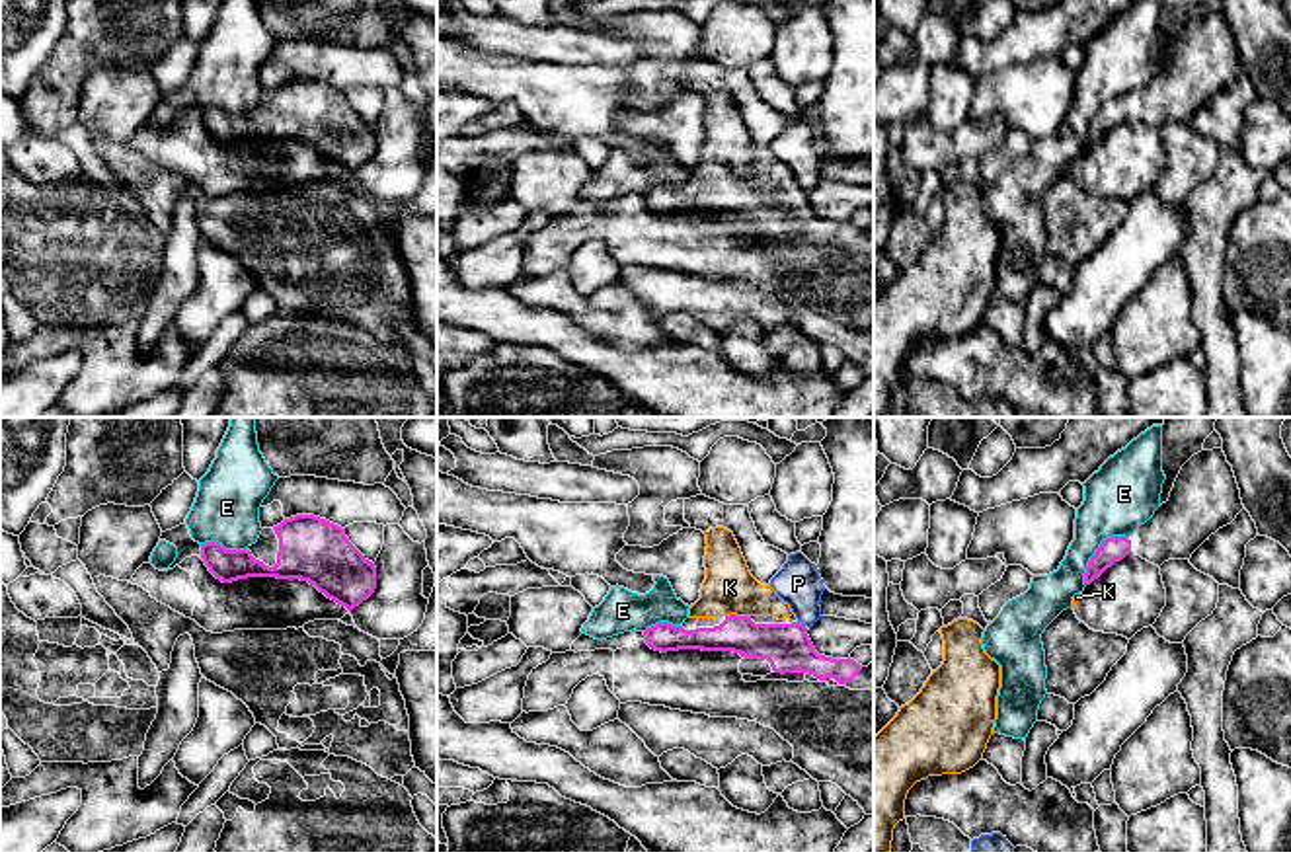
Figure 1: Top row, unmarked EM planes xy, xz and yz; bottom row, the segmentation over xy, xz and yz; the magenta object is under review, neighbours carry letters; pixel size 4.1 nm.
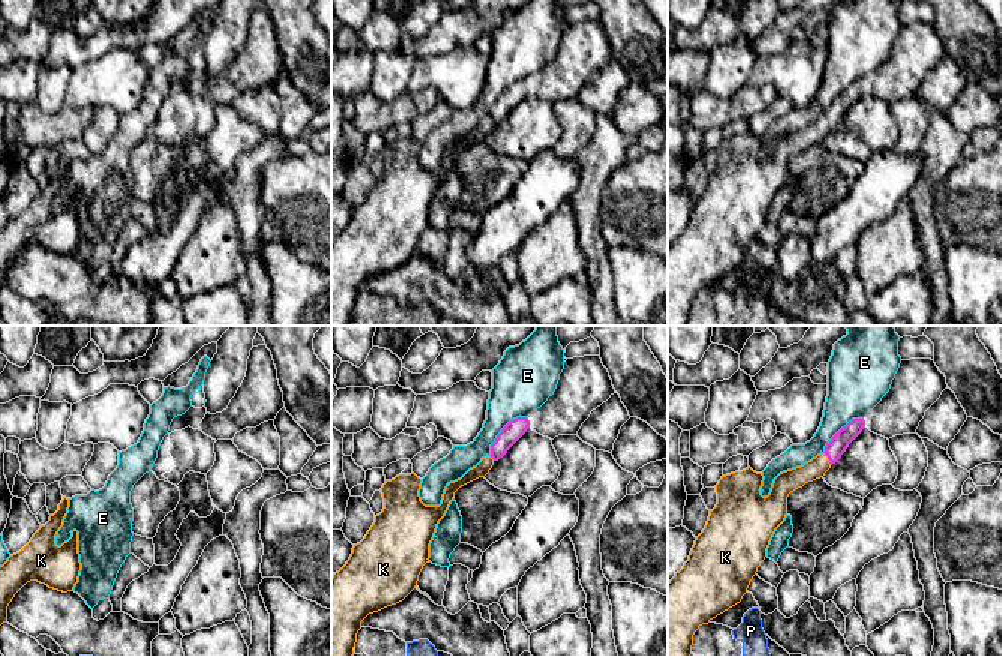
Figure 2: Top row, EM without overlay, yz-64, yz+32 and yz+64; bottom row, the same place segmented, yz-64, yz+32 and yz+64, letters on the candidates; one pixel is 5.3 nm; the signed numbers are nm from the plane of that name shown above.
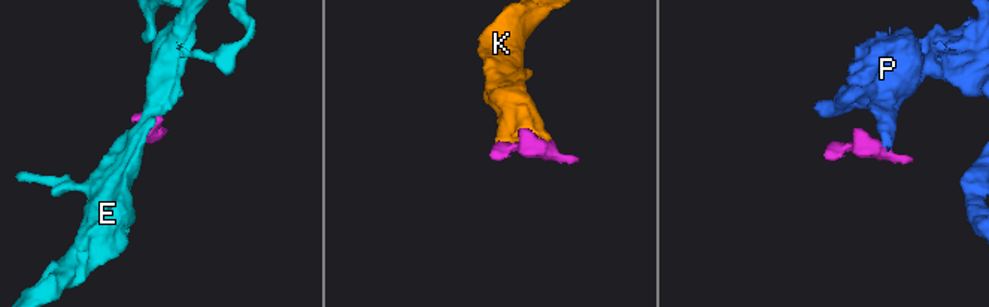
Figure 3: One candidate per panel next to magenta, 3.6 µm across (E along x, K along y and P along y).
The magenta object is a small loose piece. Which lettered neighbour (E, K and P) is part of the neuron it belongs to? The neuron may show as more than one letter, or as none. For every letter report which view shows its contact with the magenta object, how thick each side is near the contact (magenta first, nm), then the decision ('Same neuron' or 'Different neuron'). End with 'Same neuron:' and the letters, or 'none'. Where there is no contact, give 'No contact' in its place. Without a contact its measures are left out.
E: Touches magenta in yz. Thickness 100 nm (magenta) against 280 nm. Different neuron
K: Touches magenta in xz. Thickness 190 nm (magenta) against 200 nm. Same neuron
P: No contact. Different neuron
Same neuron: K

